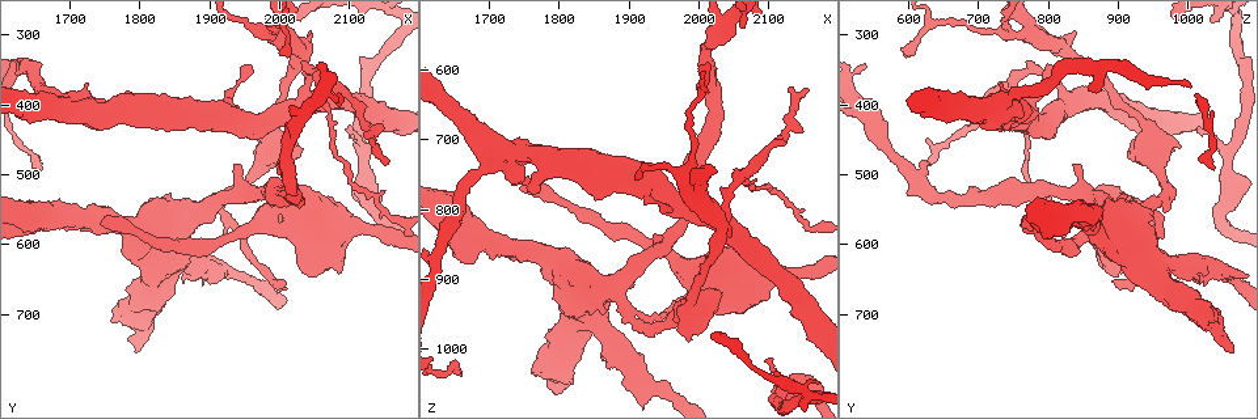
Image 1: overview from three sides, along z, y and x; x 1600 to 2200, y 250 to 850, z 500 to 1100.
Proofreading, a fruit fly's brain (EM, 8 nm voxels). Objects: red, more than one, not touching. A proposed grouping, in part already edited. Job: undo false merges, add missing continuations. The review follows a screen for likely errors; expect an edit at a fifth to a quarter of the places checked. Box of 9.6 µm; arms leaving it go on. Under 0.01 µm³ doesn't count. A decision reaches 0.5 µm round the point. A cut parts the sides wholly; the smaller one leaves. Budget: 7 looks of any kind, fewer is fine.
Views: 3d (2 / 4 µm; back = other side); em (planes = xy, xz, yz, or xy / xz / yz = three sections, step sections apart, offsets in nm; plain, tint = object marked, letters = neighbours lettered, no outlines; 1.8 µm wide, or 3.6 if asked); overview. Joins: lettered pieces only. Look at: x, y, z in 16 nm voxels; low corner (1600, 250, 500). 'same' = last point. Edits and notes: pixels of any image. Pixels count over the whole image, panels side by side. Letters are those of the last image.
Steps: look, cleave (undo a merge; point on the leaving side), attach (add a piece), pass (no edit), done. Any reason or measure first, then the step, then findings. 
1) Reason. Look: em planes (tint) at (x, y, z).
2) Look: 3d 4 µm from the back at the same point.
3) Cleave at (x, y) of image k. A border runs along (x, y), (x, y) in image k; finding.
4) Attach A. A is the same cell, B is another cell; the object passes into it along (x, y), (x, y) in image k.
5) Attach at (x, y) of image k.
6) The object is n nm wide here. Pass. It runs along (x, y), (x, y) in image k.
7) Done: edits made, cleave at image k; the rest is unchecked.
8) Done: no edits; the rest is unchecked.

Tapers out. Look: em xy step 8 (tint) at (2000, 325, 595).

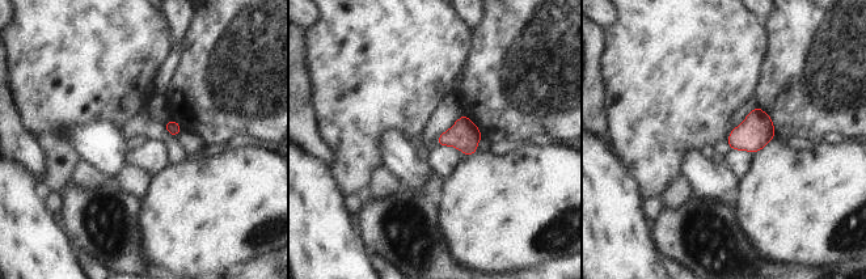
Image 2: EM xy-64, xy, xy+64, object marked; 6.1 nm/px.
Another direction. Look: em planes (letters) at the same point.

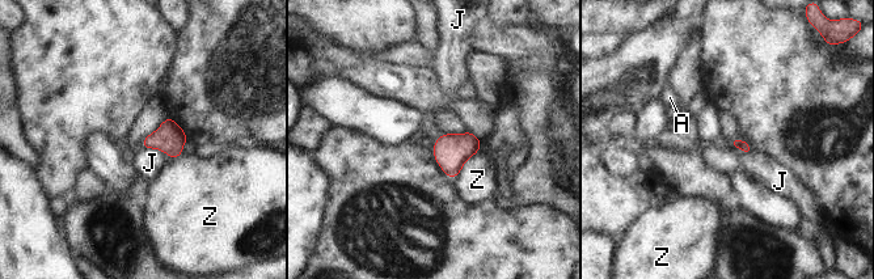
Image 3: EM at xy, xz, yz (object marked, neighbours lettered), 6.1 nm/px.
Pass. A, J and Z are other cells; a border runs along (143, 147), (160, 148), (170, 159) in image 3; no lettered piece goes on from it.

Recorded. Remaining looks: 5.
End of a long branch. Look: 3d 2 µm at (2160, 480, 630).

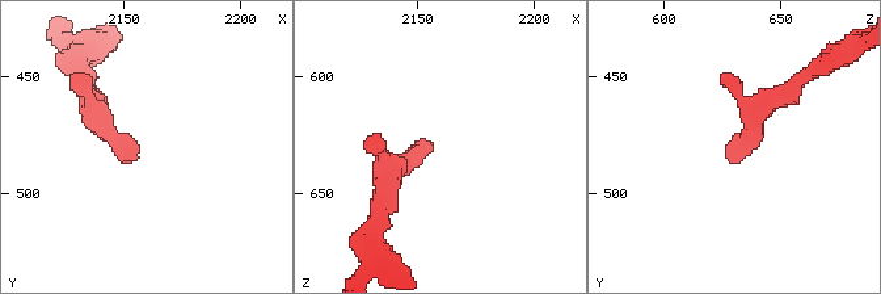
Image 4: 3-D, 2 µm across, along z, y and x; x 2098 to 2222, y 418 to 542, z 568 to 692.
Look: em planes (letters) at (2157, 485, 627).

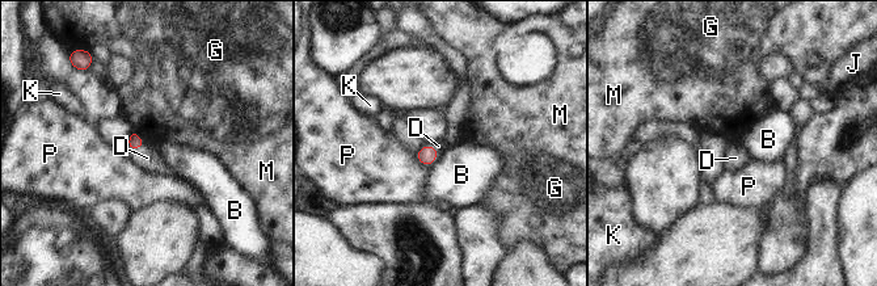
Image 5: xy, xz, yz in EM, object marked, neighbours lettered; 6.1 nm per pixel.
Attach D. D is the same cell, B, G, J, K, M and P are other cells; the object passes into it along (135, 142), (136, 147), (147, 158) in image 5; it goes on there.

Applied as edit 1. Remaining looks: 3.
Look: overview.

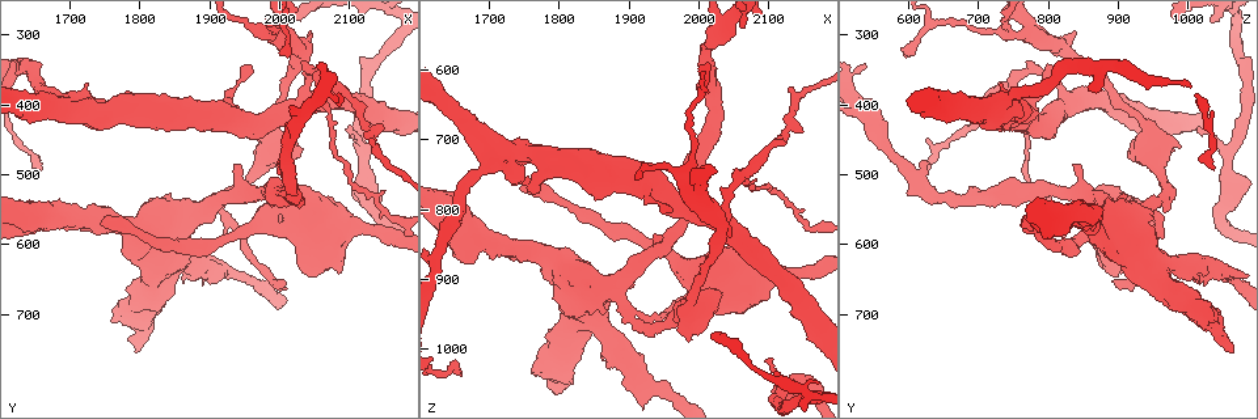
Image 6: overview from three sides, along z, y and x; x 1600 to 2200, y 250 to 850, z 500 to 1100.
Free end. Look: em planes (plain) at (1960, 340, 800).

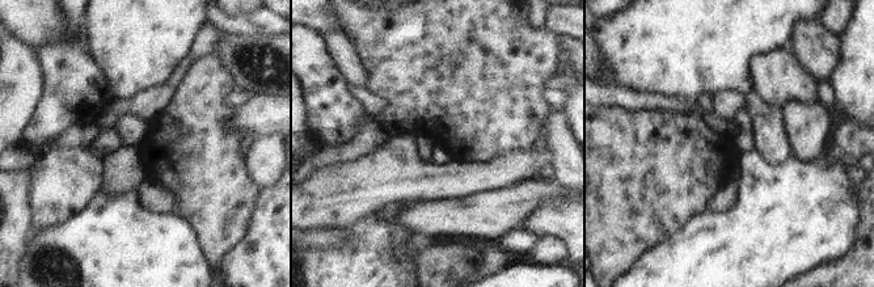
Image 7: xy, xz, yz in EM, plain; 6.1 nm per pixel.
What lies round it. Look: em planes (letters) at the same point.

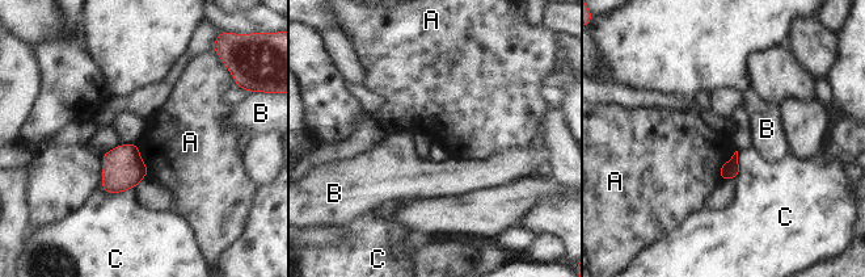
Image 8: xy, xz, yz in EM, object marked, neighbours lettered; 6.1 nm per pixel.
The longest contact is with A, 220 nm. Pass. A, B and C are other cells; a border runs along (735, 150), (721, 167), (718, 179) in image 8; no lettered piece goes on from it.

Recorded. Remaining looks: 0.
Done: edits made, attach at image 5; the rest is unchecked.

